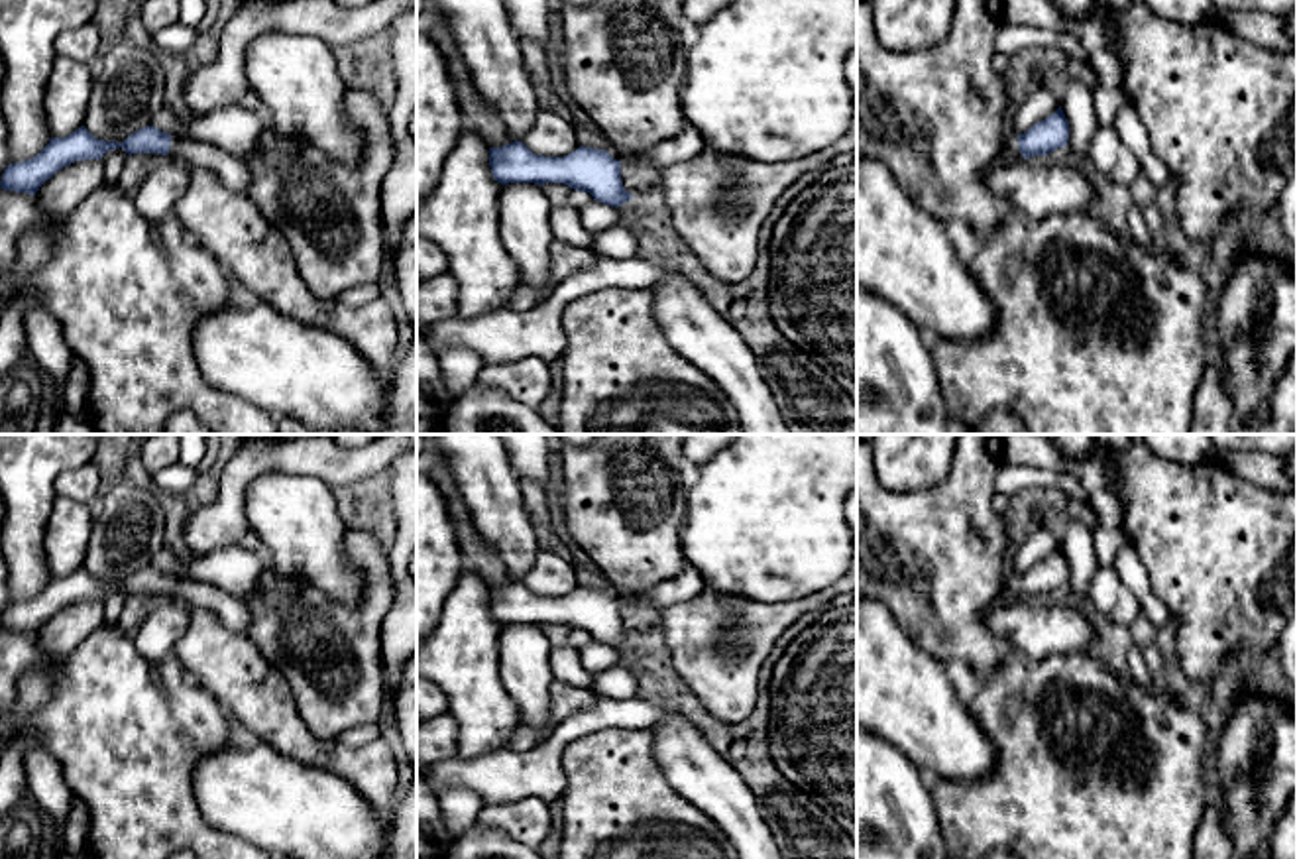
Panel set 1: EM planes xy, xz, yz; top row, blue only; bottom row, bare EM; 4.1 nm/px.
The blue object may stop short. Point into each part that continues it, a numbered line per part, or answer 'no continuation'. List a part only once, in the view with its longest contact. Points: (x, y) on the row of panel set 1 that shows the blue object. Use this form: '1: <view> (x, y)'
1: yz (1011, 154)

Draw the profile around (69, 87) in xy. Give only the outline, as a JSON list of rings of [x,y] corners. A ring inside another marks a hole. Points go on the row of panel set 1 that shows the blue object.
[[[57,57],[43,98],[51,138],[65,138],[85,124],[92,86],[94,67]]]

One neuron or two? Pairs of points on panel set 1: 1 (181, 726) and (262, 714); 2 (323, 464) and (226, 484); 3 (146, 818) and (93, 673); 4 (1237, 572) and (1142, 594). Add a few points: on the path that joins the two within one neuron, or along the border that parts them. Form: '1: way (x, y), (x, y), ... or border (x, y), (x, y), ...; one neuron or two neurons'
1: border (195, 679), (228, 712); two neurons
2: way (299, 458), (254, 458), (250, 462); one neuron
3: way (138, 783), (128, 734), (111, 708); one neuron
4: border (1136, 549), (1154, 594), (1174, 622); two neurons

